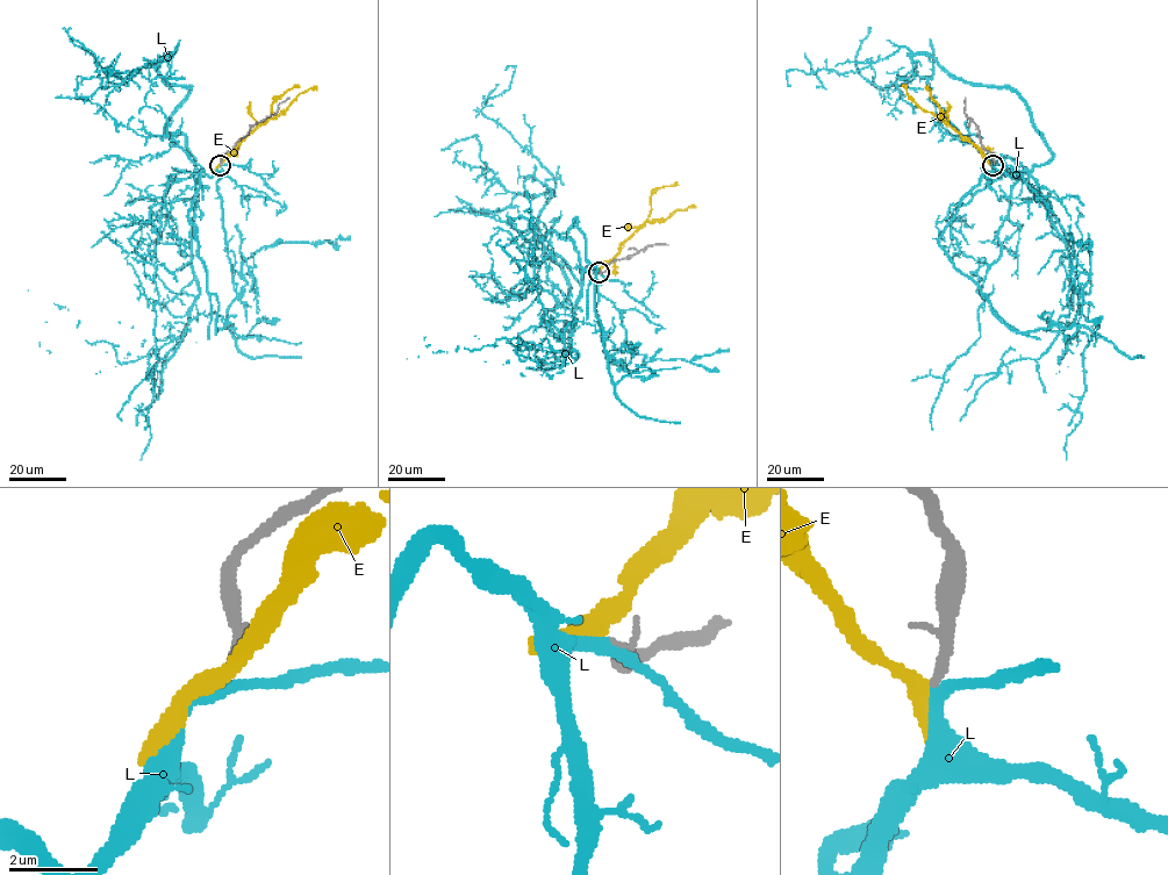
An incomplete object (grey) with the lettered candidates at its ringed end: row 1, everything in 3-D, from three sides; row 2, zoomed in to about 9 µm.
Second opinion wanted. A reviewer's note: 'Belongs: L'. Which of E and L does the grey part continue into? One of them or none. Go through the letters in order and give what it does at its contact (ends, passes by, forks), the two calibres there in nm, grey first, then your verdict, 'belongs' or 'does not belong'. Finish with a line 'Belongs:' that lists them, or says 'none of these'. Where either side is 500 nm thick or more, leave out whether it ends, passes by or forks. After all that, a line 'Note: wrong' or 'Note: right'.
E: it passes by; calibres 200 and 360 nm; does not belong
L: it passes by; calibres 220 and 280 nm; belongs
Belongs: L
Note: right

